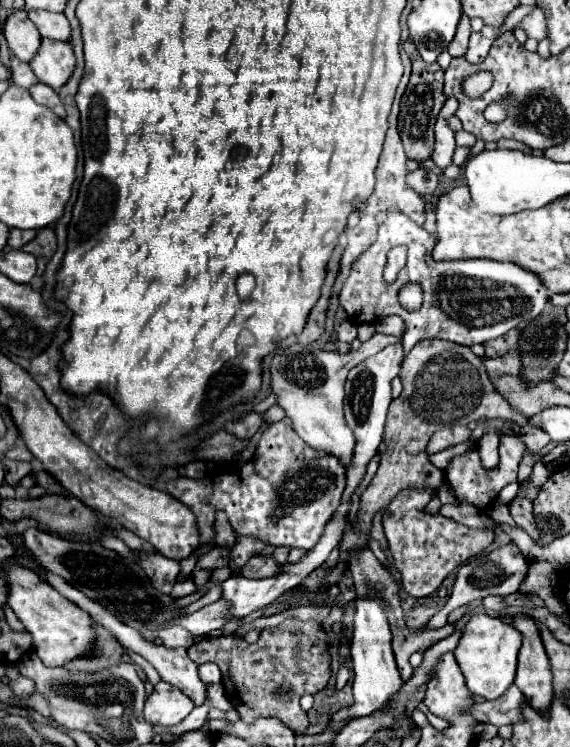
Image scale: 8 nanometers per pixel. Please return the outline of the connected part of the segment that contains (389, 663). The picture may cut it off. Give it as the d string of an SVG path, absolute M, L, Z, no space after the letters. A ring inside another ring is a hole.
M381 594L369 596L365 600L357 600L355 612L355 628L353 628L353 642L351 642L351 658L353 658L353 706L343 708L334 714L334 721L328 724L333 730L339 730L351 720L377 714L387 708L393 696L401 690L403 680L399 676L393 650L391 650L391 630L381 606Z

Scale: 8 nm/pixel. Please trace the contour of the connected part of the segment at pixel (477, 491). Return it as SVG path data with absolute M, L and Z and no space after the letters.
M503 436L501 444L499 444L501 460L499 460L495 470L483 470L481 468L481 462L477 460L477 450L471 450L471 452L459 456L459 458L453 458L451 464L445 469L445 476L453 484L455 498L461 500L461 502L471 502L477 508L485 510L491 502L495 502L495 498L499 496L503 486L507 486L511 482L517 482L517 466L519 466L519 460L521 460L523 452L525 452L525 444L521 442L519 436Z

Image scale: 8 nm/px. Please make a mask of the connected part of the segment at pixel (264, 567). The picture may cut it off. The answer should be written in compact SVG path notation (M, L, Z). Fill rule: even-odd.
M253 556L247 566L241 570L241 576L249 576L249 578L267 578L273 576L273 572L279 570L279 564L275 564L273 556L263 558L263 556Z

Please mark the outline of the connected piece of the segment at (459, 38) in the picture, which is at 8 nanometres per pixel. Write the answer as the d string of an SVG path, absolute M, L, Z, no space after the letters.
M463 14L463 18L461 18L461 22L459 22L459 28L457 28L457 34L455 34L455 40L449 44L449 54L451 54L453 58L463 56L463 54L467 52L469 34L471 34L469 18L467 18L467 14Z

